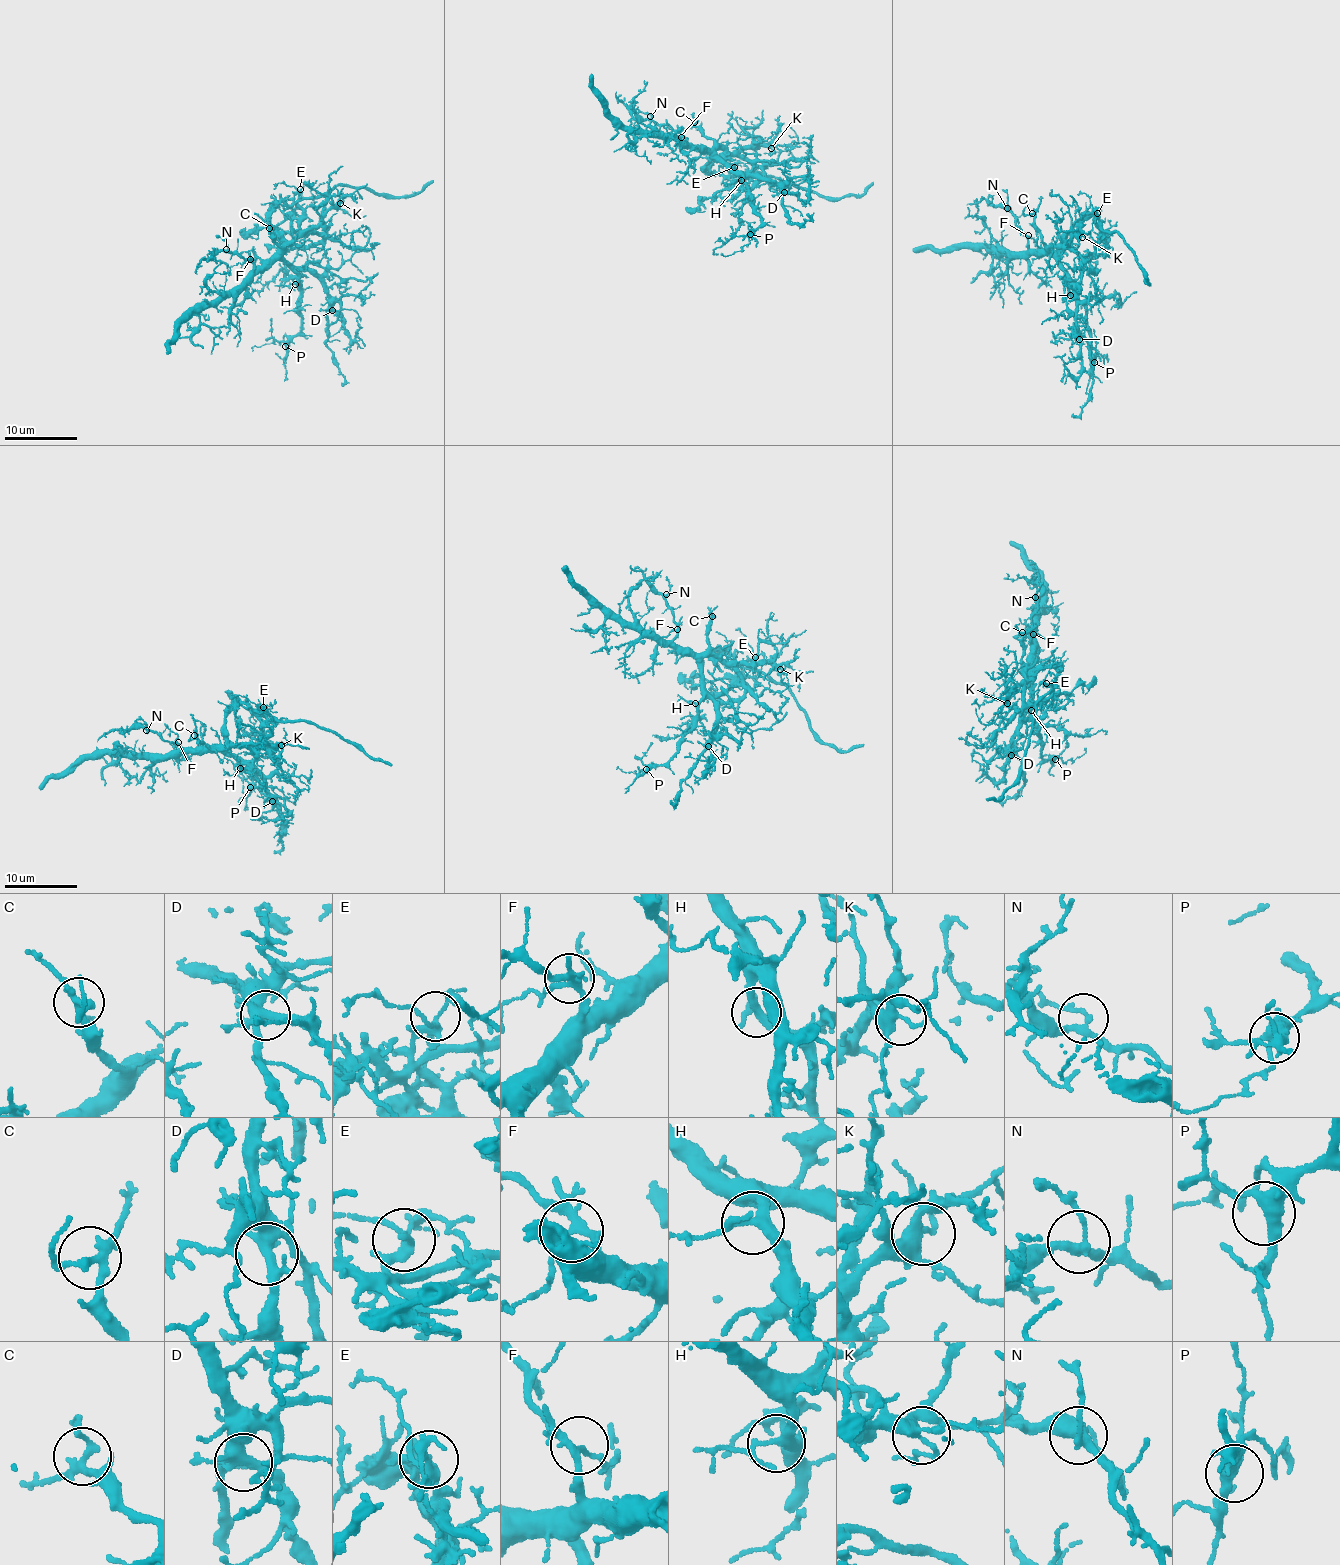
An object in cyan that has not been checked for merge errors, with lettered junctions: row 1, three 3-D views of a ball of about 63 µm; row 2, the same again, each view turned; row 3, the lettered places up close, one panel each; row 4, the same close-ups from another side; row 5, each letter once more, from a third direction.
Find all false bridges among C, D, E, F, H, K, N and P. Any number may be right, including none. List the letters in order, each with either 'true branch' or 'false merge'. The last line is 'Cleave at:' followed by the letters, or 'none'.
C: true branch
D: true branch
E: false merge
F: true branch
H: true branch
K: true branch
N: true branch
P: true branch
Cleave at: E

